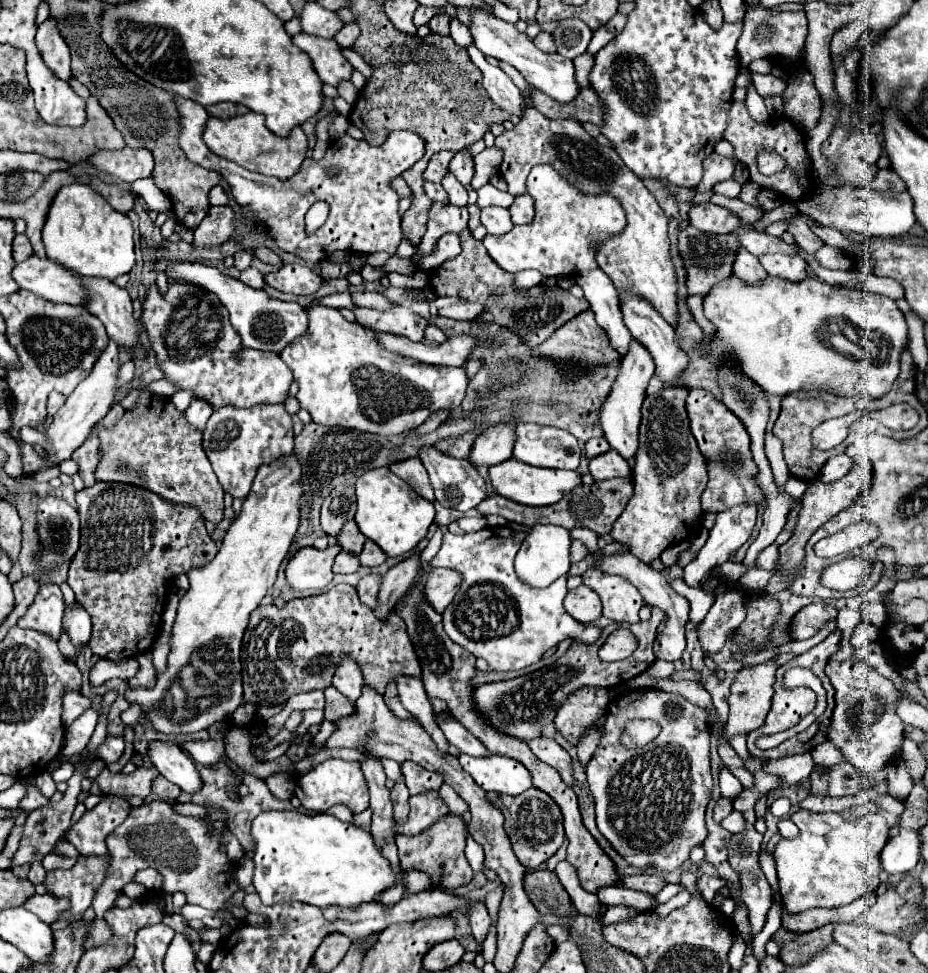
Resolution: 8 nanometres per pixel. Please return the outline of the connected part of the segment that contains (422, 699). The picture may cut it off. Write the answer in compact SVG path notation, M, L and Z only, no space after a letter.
M397 677L397 687L399 687L399 699L401 699L403 707L433 737L437 747L447 751L447 739L437 725L437 717L431 707L431 701L423 689L423 683L419 679L411 679L411 677Z

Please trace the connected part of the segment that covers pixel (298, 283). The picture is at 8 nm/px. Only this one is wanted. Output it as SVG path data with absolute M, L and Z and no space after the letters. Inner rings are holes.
M297 263L285 265L277 273L269 273L265 281L275 289L283 293L293 293L293 295L311 295L323 283L323 279L315 271Z

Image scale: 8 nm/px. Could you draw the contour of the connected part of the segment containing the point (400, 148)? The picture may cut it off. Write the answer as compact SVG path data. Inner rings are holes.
M173 95L173 101L179 111L179 147L187 159L195 165L219 173L227 181L237 205L243 209L245 219L265 223L269 235L277 241L277 247L281 251L295 253L311 263L323 261L325 253L333 251L353 251L365 255L377 251L397 251L401 243L399 195L389 187L389 183L405 169L413 167L417 159L421 159L425 153L425 143L421 137L409 131L393 131L383 145L373 147L367 141L357 141L345 135L329 143L329 149L321 161L313 161L309 157L303 161L301 173L289 181L277 181L275 177L253 173L233 161L217 157L203 141L203 131L209 119L205 107L179 95ZM327 167L339 167L341 173L329 177ZM317 201L329 203L329 217L323 227L307 235L305 213Z

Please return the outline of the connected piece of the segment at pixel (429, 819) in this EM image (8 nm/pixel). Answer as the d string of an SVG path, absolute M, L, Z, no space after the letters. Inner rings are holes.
M437 791L433 793L421 793L421 797L411 797L409 799L409 815L405 823L393 821L393 831L403 833L403 835L415 835L423 833L425 827L437 823L441 815L447 815L447 805L439 799Z

